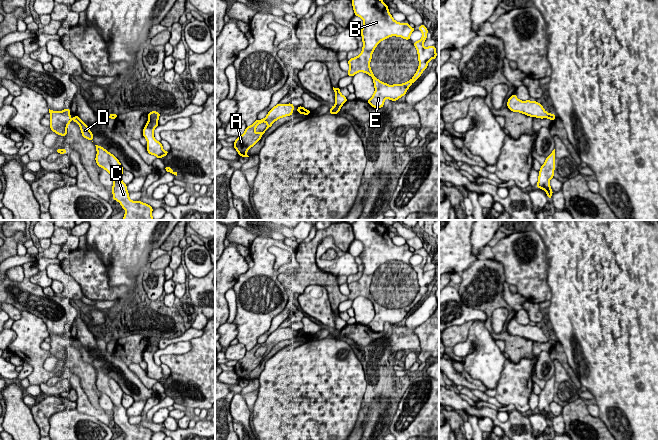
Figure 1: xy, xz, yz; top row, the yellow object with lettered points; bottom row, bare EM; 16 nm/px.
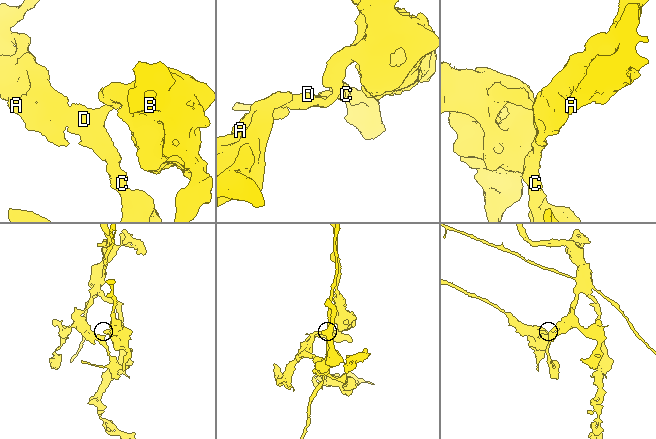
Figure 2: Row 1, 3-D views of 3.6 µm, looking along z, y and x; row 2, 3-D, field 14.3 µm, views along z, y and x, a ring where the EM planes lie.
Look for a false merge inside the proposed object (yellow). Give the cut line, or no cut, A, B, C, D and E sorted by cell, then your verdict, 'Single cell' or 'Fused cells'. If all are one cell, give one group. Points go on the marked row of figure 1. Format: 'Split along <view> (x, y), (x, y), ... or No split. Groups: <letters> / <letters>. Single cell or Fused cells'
Split along xz (335, 105), (340, 107). Groups: A C D / B E. Fused cells

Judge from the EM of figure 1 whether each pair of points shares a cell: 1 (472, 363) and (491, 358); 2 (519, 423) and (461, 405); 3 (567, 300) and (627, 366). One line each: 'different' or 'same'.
1: same
2: same
3: same

